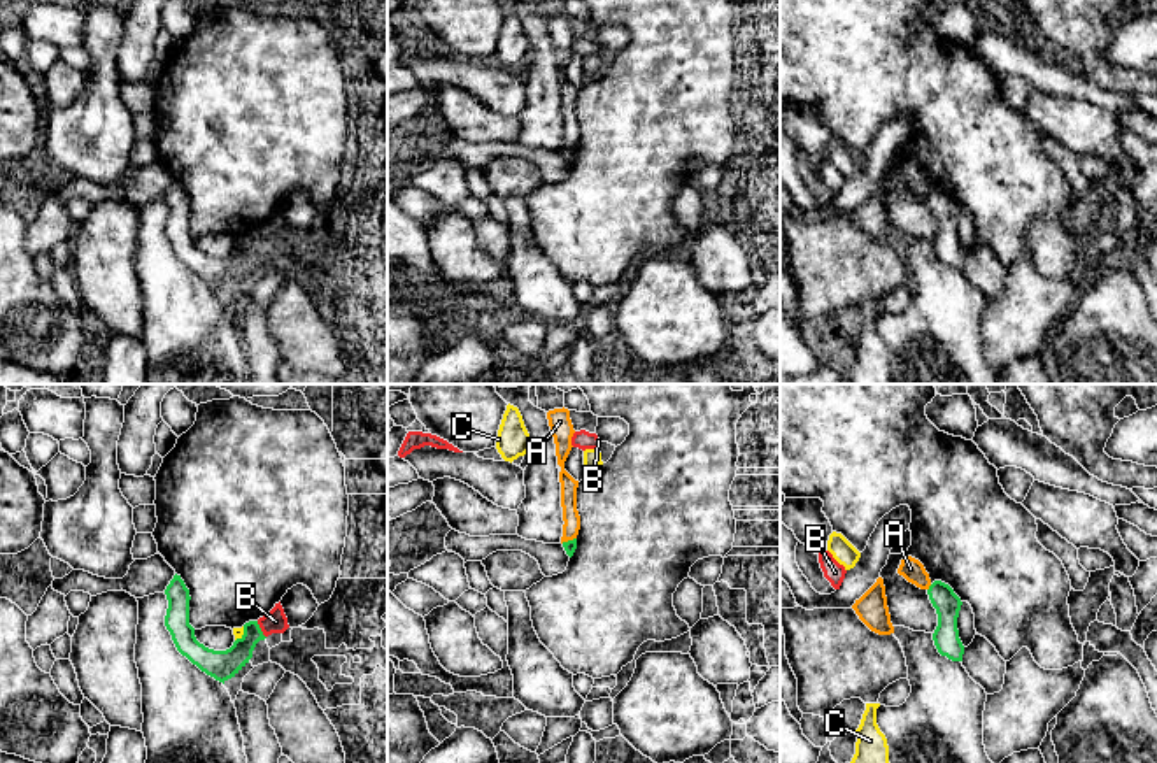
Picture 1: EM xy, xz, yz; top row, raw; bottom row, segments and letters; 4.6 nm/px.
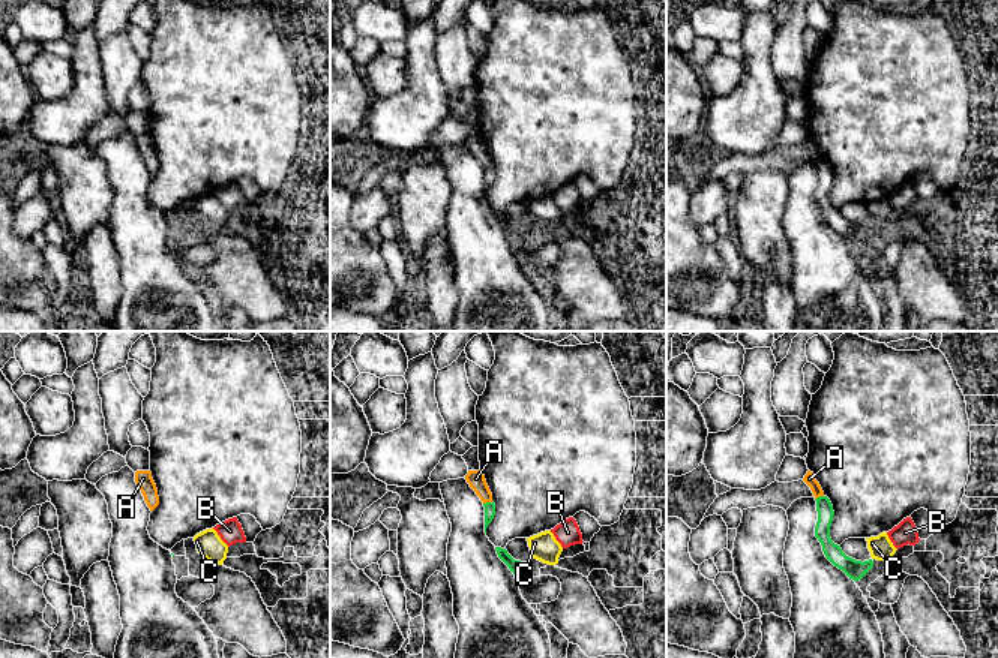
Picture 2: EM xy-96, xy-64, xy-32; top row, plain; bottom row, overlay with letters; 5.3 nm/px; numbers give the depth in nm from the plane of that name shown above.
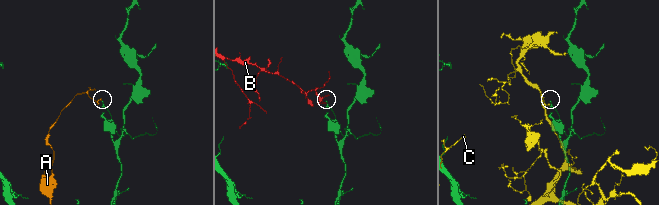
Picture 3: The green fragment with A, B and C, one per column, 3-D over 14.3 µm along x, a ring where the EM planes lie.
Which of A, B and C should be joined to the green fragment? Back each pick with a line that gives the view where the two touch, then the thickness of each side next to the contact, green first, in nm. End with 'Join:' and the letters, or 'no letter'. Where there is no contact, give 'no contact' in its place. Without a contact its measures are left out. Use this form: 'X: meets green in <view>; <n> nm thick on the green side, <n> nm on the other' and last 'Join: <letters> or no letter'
Join: no letter

